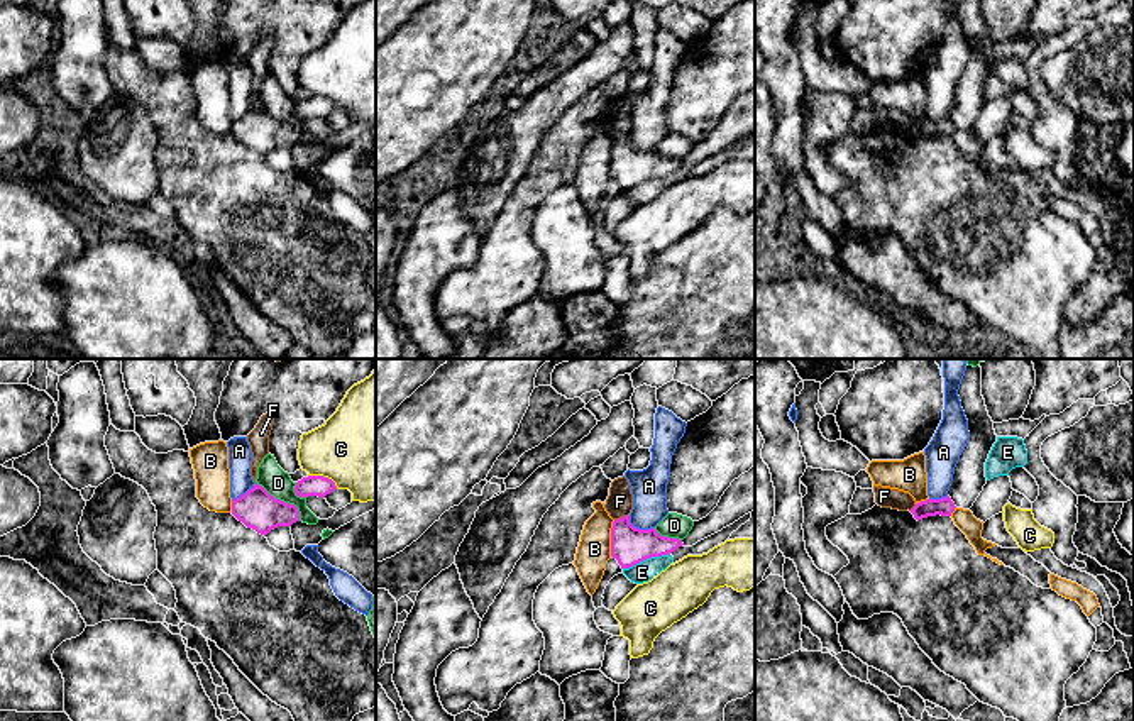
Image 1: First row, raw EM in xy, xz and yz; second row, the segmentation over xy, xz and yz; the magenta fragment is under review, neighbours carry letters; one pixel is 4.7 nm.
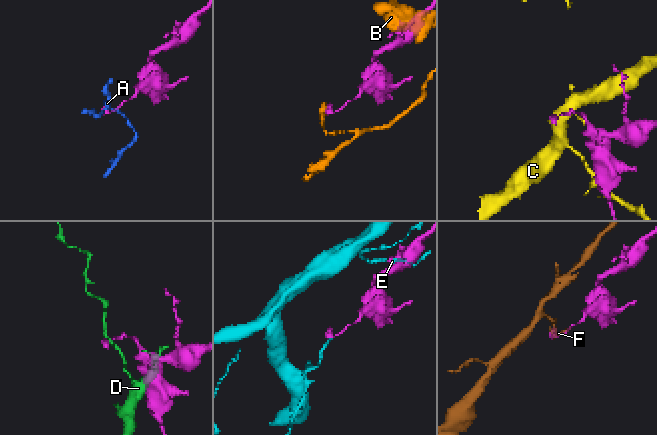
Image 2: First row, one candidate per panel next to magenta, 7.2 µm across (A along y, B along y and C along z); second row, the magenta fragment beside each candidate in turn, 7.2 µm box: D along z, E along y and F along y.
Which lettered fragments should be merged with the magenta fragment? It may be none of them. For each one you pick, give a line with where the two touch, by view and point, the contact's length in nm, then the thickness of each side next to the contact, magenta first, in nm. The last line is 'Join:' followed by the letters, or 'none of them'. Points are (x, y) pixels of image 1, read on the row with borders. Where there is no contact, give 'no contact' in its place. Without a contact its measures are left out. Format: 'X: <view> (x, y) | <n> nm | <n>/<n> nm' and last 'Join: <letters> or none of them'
Join: none of them

